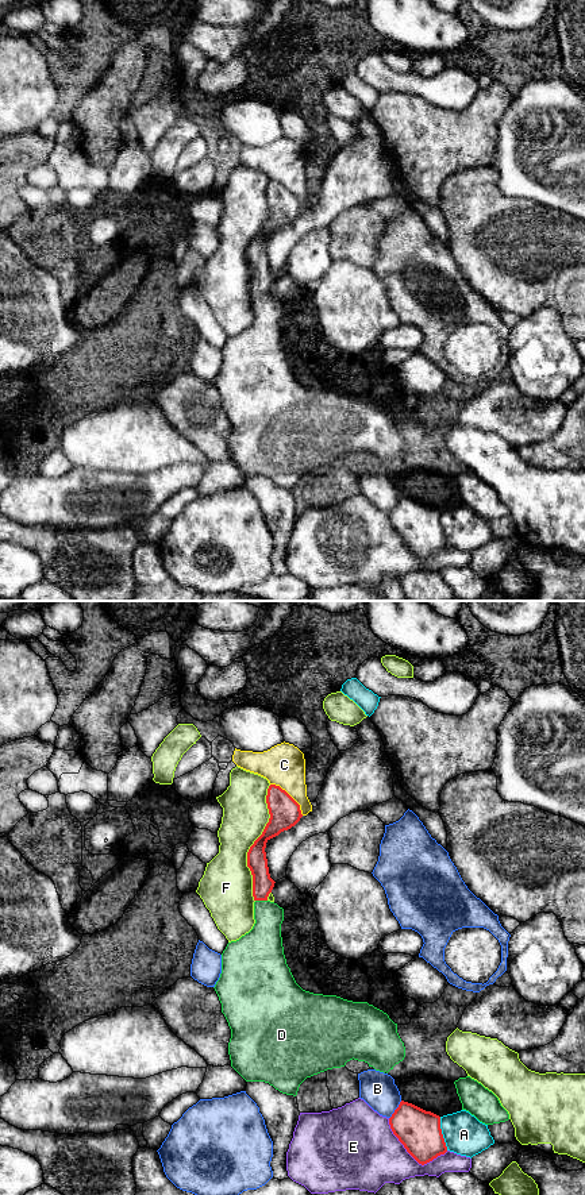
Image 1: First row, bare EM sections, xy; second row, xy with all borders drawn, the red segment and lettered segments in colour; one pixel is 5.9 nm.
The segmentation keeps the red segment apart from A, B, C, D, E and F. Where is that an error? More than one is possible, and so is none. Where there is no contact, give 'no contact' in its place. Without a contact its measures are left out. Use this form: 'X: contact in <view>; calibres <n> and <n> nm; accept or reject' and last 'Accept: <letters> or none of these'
A: contact in xy; calibres 260 and 240 nm; reject
B: contact in xy; calibres 260 and 200 nm; reject
C: contact in xy; calibres 180 and 260 nm; reject
D: contact in xy; calibres 130 and 220 nm; accept
E: contact in xy; calibres 260 and 380 nm; reject
F: contact in xy; calibres 180 and 280 nm; reject
Accept: D

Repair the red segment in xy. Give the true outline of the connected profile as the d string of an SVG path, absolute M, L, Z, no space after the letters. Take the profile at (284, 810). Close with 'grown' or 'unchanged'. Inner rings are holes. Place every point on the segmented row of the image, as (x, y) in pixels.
M276 785L269 786L266 803L269 822L247 852L247 867L253 875L255 924L249 933L227 944L222 953L222 974L213 987L231 1029L231 1067L246 1082L265 1082L293 1096L307 1078L345 1067L353 1059L388 1073L405 1057L397 1024L367 1002L303 990L286 964L281 937L284 909L268 899L276 882L269 874L265 848L270 839L295 826L303 814L300 805Z | grown

